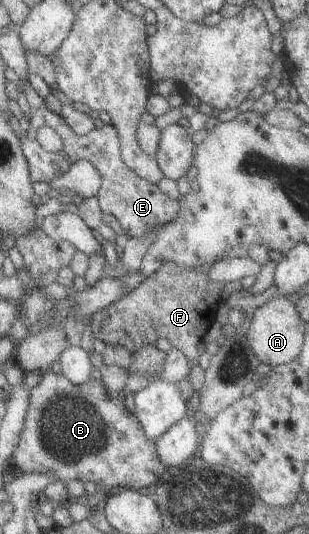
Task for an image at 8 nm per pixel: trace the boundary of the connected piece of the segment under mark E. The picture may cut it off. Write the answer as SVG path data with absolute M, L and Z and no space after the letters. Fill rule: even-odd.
M18 81L19 89L24 93L30 107L29 130L24 137L20 136L20 147L28 163L30 179L46 181L50 183L54 178L62 177L78 160L90 161L101 175L101 188L98 189L97 198L103 214L108 213L116 217L122 229L126 231L126 237L146 237L148 233L154 233L154 229L172 221L179 211L177 200L168 197L158 189L158 185L138 177L122 161L120 141L116 129L112 124L104 124L100 129L94 128L86 135L74 133L66 120L46 107L45 99L38 96L30 81ZM50 126L62 138L63 147L60 151L50 152L42 149L36 141L36 134L40 127Z

